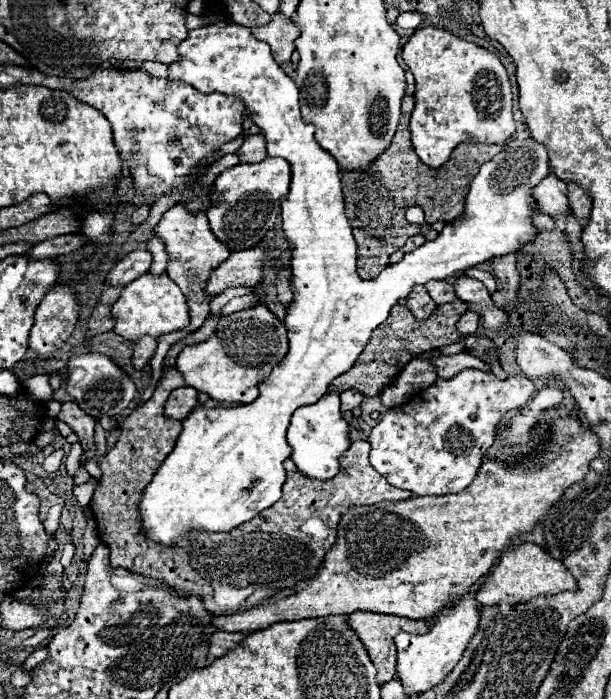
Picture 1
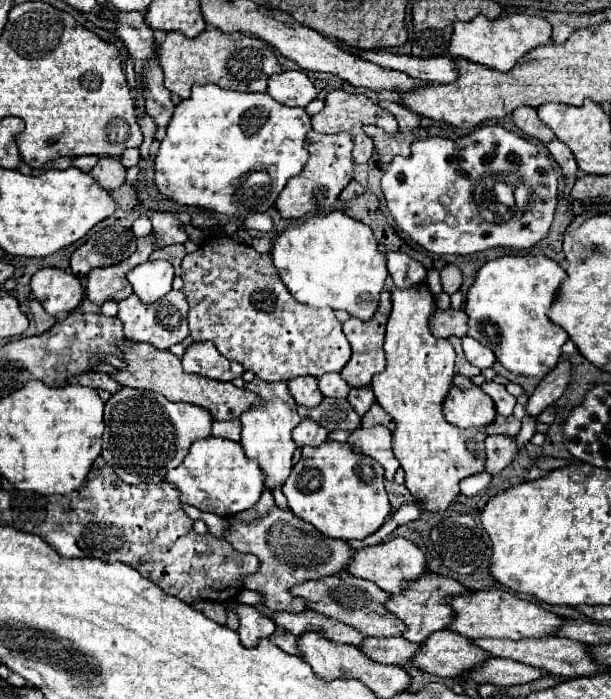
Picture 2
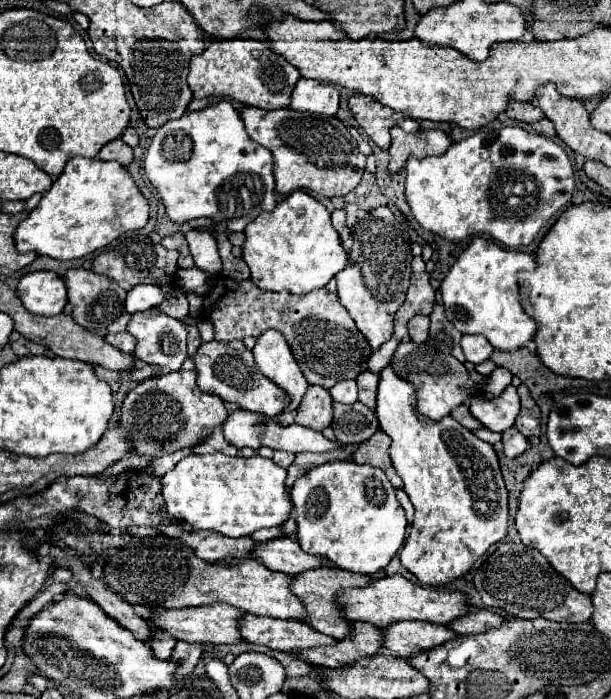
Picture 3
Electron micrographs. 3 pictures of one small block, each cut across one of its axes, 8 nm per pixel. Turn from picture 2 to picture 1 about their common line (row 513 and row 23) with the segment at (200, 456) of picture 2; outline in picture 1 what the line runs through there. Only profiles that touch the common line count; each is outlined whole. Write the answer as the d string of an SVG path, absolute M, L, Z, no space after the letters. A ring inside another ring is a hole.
M204 12L204 16L212 18L212 24L188 30L188 38L178 46L180 60L168 66L168 80L190 84L204 94L224 92L242 98L246 104L246 114L256 114L254 122L266 136L268 156L280 156L292 164L292 184L288 196L282 200L282 220L286 238L292 244L294 302L288 306L284 320L290 350L282 364L274 366L270 376L258 384L258 398L236 408L194 408L182 422L182 434L178 436L174 450L160 464L150 484L144 488L138 506L142 534L164 548L176 546L174 540L192 532L230 532L232 528L252 520L262 510L280 500L282 484L286 478L282 464L292 452L286 442L286 430L292 412L304 404L316 402L336 376L354 366L364 346L368 344L372 330L376 330L390 316L390 310L398 304L400 298L406 298L414 286L426 286L428 280L446 280L448 276L456 276L458 272L464 272L466 268L486 262L494 256L518 252L526 242L530 242L538 232L538 228L532 224L532 204L536 202L530 190L550 170L546 162L546 148L540 142L534 138L508 142L504 148L506 152L496 154L476 174L476 180L470 184L466 210L462 216L448 222L436 240L430 240L414 252L404 254L402 262L384 268L378 278L362 280L356 274L356 242L344 214L338 162L314 140L314 126L304 122L294 80L274 62L270 46L256 40L250 26L236 24L228 12Z

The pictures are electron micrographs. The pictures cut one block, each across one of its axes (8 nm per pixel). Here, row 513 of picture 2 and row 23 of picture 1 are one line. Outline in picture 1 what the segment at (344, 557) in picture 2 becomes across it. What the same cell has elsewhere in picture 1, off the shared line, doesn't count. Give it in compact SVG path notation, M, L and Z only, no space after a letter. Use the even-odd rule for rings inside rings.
M280 12L272 14L272 20L266 26L254 28L258 40L264 40L272 48L274 60L286 68L290 66L290 56L294 52L294 40L300 36L292 18L284 18Z

